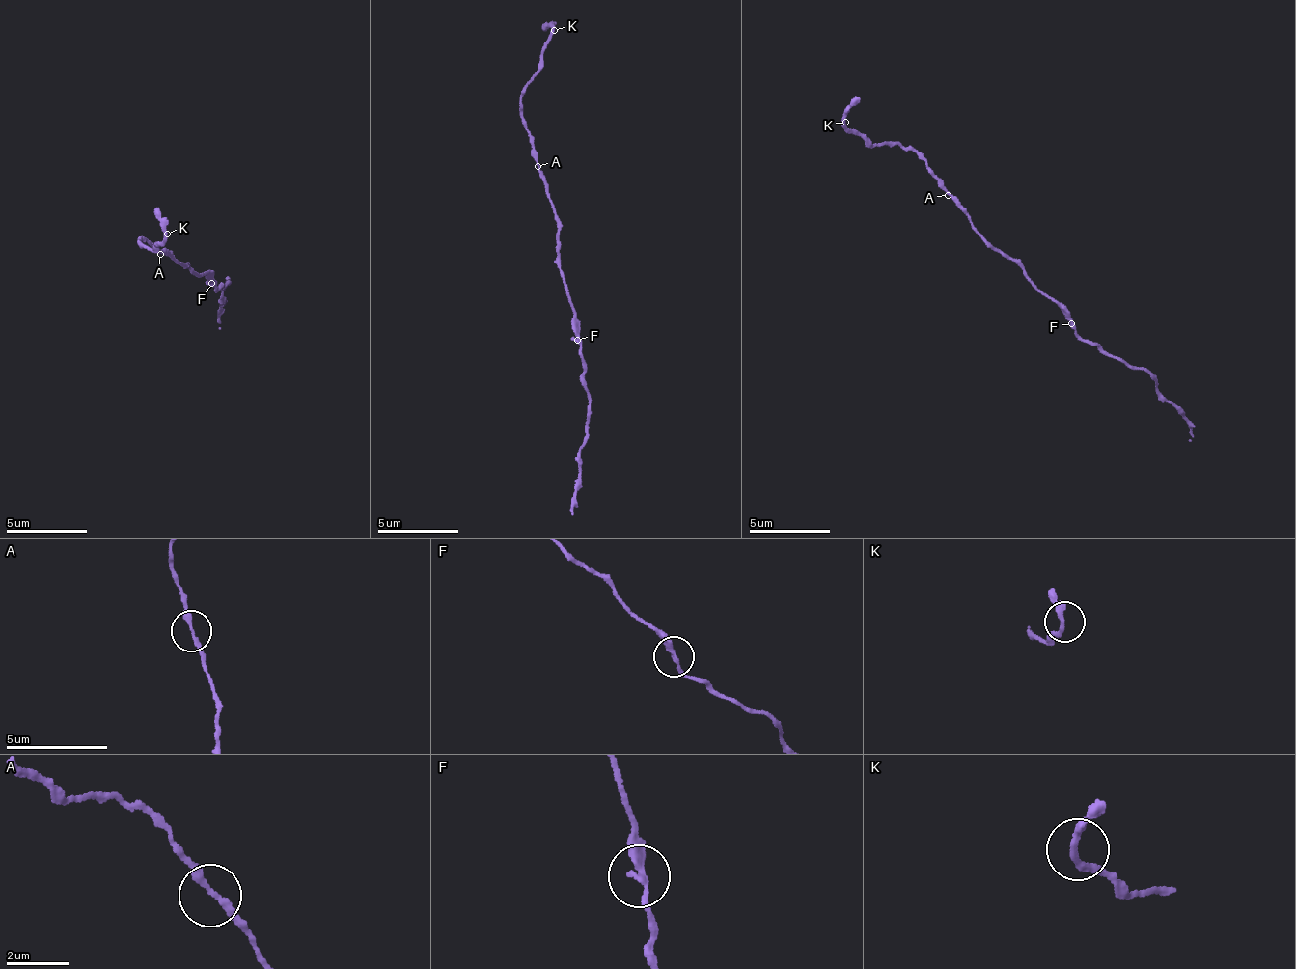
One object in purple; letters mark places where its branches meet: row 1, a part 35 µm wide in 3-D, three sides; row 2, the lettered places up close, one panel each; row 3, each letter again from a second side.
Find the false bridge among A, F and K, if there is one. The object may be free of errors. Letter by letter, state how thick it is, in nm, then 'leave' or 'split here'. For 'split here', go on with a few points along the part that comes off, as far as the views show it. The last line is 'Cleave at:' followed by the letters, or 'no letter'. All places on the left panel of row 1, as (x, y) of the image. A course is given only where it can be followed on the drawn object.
A: 240 nm | leave
F: 220 nm | leave
K: 200 nm | leave
Cleave at: no letter

